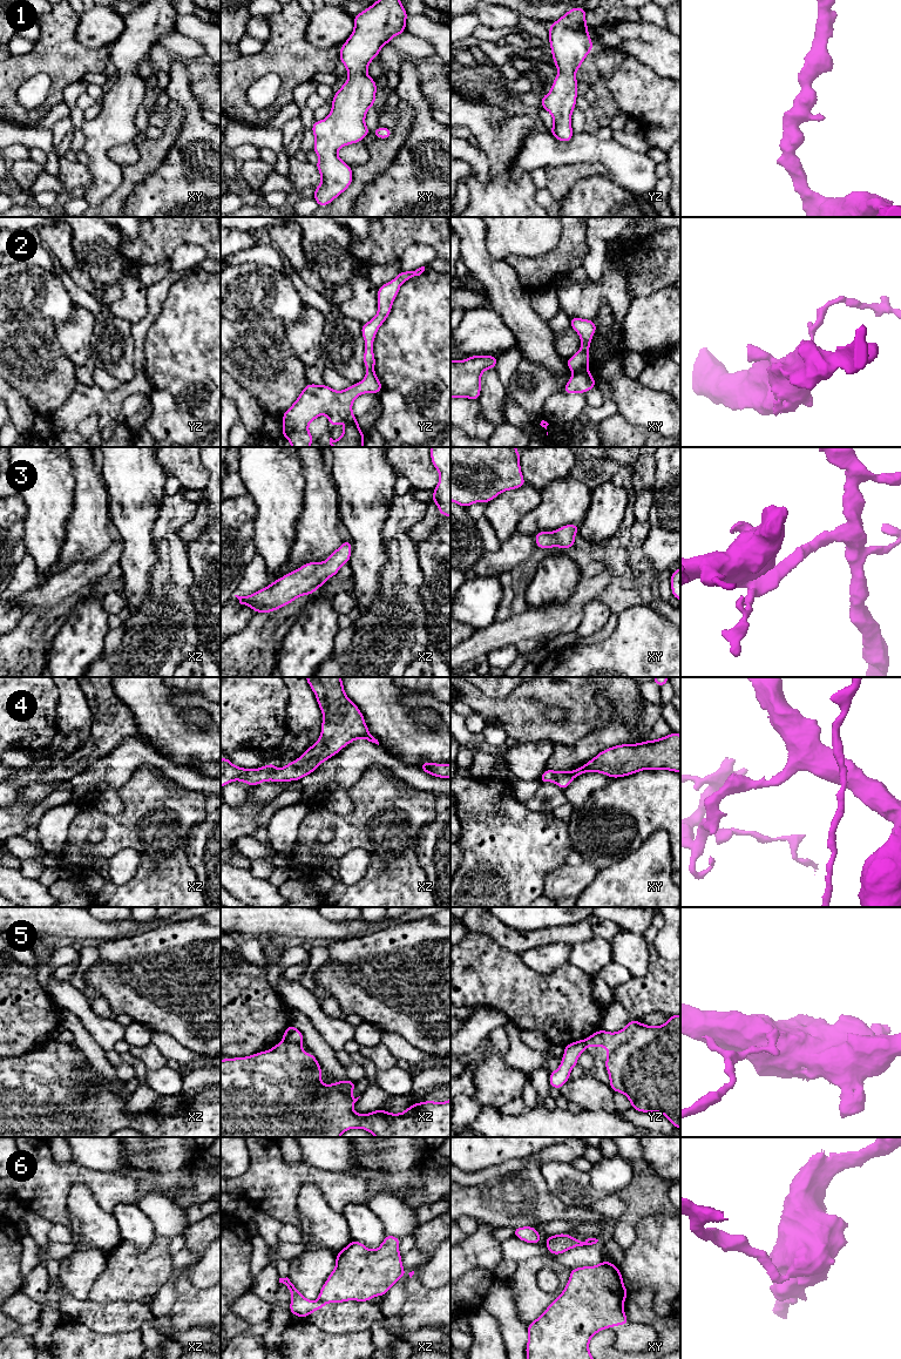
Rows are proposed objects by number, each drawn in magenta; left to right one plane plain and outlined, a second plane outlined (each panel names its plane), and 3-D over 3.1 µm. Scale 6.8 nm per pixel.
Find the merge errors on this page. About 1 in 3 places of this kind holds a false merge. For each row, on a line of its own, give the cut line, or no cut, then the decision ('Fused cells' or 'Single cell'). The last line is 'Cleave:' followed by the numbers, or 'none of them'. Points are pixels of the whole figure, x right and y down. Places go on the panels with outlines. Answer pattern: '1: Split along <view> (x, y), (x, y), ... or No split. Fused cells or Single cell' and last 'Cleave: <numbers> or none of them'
1: No split. Single cell
2: Split along xy (587, 369), (574, 373). Fused cells
3: No split. Single cell
4: No split. Single cell
5: Split along xz (284, 1040), (300, 1045). Fused cells
6: Split along xz (318, 1299), (324, 1303). Fused cells
Cleave: 2, 5, 6

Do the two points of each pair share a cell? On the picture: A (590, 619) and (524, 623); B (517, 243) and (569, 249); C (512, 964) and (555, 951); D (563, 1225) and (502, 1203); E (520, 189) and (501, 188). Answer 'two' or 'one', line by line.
A: two
B: two
C: two
D: two
E: one

